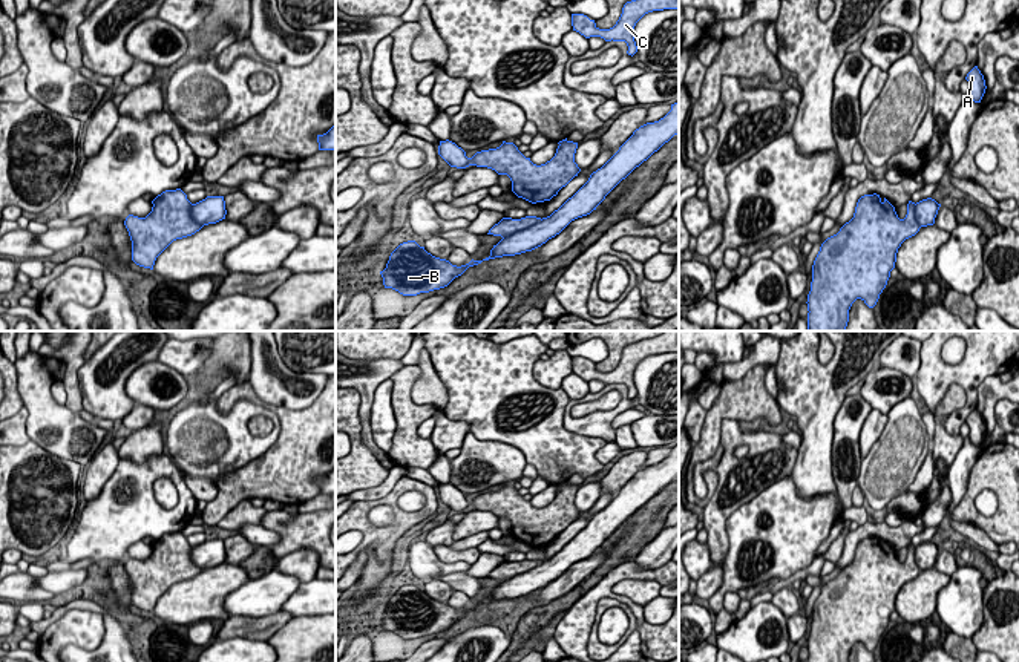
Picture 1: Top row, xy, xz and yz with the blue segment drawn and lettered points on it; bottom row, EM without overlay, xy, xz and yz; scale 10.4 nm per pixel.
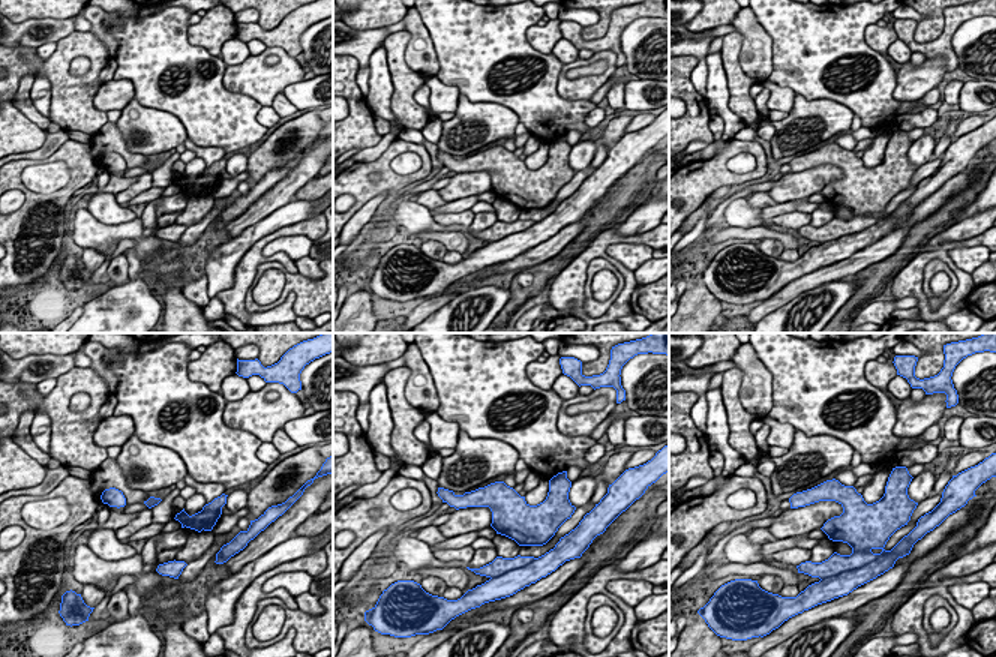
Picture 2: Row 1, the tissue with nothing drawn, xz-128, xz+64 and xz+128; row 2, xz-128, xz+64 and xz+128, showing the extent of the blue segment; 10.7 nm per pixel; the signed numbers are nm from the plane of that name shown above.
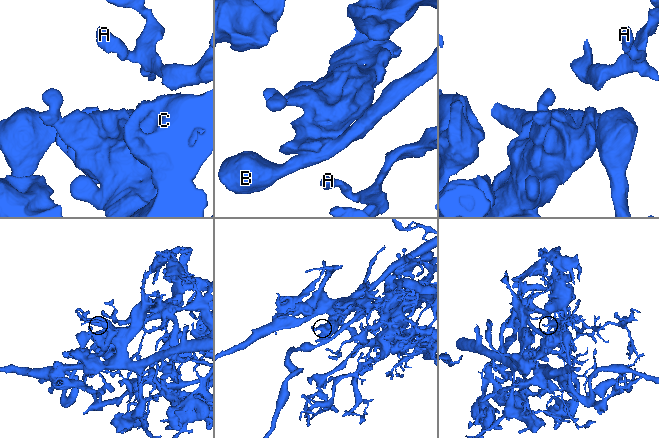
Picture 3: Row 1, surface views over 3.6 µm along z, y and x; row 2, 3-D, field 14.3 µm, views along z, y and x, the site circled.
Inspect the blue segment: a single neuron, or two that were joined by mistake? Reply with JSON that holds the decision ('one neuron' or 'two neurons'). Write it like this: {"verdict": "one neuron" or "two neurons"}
{"verdict": "two neurons"}

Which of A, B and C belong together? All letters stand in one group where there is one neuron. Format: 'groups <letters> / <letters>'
groups A B / C

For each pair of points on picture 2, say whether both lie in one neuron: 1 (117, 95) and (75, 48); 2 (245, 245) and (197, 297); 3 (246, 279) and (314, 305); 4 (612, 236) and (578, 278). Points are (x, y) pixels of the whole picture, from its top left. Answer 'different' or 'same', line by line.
1: different
2: different
3: different
4: same

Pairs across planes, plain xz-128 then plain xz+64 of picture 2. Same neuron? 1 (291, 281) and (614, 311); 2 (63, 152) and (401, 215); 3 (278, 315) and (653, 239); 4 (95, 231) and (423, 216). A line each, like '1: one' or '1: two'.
1: two
2: two
3: one
4: one

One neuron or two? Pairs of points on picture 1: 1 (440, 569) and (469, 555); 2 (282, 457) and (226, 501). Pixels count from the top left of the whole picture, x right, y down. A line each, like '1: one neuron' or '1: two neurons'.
1: two neurons
2: one neuron

